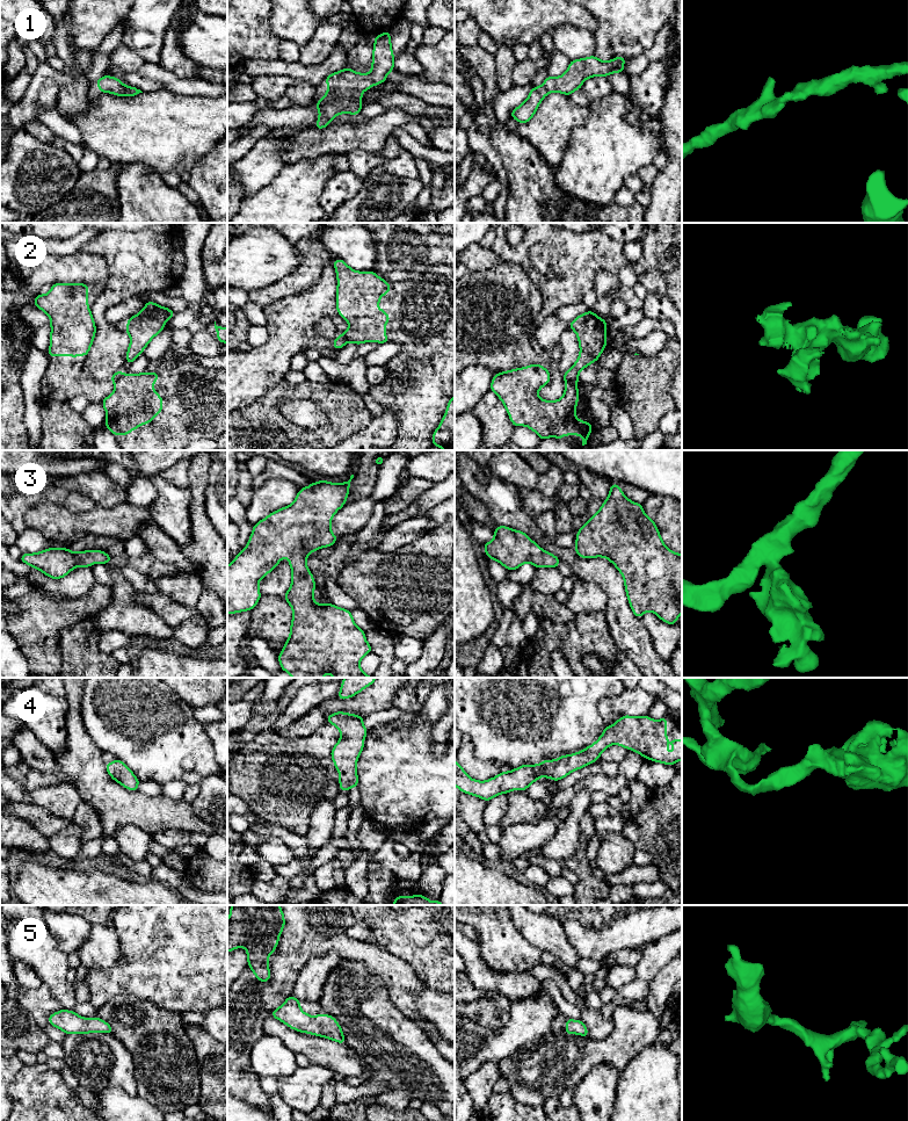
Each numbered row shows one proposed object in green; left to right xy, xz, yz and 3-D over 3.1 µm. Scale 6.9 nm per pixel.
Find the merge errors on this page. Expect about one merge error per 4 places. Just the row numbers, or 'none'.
2

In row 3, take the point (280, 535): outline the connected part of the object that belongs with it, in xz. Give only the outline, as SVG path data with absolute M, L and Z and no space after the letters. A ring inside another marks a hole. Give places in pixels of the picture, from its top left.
M354 475L340 484L320 480L300 489L291 505L273 512L253 526L247 547L227 565L227 614L234 614L250 612L261 598L259 581L279 564L281 558L290 559L291 586L283 598L291 606L293 615L290 637L278 654L278 661L281 668L292 678L324 678L325 673L330 673L333 678L375 678L366 675L359 666L361 659L372 652L365 632L355 624L351 612L333 603L319 605L314 601L315 583L306 565L312 551L337 541L330 530L330 521L346 505L353 478Z

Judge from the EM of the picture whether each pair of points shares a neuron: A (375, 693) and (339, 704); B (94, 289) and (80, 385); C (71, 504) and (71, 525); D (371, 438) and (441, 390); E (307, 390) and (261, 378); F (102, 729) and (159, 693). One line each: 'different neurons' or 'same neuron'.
A: same neuron
B: same neuron
C: different neurons
D: different neurons
E: different neurons
F: same neuron

